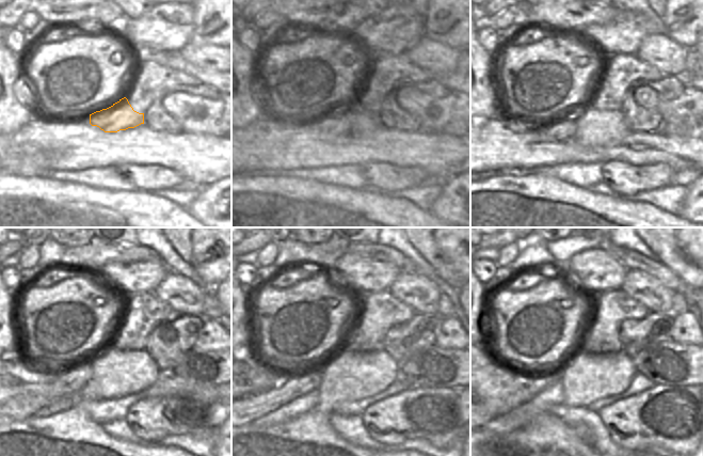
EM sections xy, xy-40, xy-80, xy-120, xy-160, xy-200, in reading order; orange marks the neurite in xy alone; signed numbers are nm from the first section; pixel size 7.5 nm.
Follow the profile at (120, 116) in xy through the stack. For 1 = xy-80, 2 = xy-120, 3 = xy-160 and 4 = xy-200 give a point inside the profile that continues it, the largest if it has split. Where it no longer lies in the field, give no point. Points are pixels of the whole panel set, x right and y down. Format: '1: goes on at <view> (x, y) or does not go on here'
1: goes on at xy-80 (563, 129)
2: goes on at xy-120 (22, 406)
3: goes on at xy-160 (258, 405)
4: goes on at xy-200 (536, 383)

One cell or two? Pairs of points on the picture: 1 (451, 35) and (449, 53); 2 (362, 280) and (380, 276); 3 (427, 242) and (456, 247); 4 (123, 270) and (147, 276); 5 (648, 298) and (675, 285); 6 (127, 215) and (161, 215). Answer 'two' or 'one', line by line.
1: two
2: one
3: two
4: one
5: two
6: one

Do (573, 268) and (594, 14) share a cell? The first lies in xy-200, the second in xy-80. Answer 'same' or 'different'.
different

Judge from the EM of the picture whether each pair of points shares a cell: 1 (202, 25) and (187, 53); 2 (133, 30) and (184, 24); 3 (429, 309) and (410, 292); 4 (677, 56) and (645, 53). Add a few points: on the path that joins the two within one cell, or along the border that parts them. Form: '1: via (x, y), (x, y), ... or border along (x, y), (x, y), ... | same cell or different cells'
1: border along (188, 42), (192, 44), (218, 44) | different cells
2: via (146, 30), (166, 27), (171, 24) | same cell
3: via (425, 304), (414, 294) | same cell
4: via (670, 56), (653, 53) | same cell

